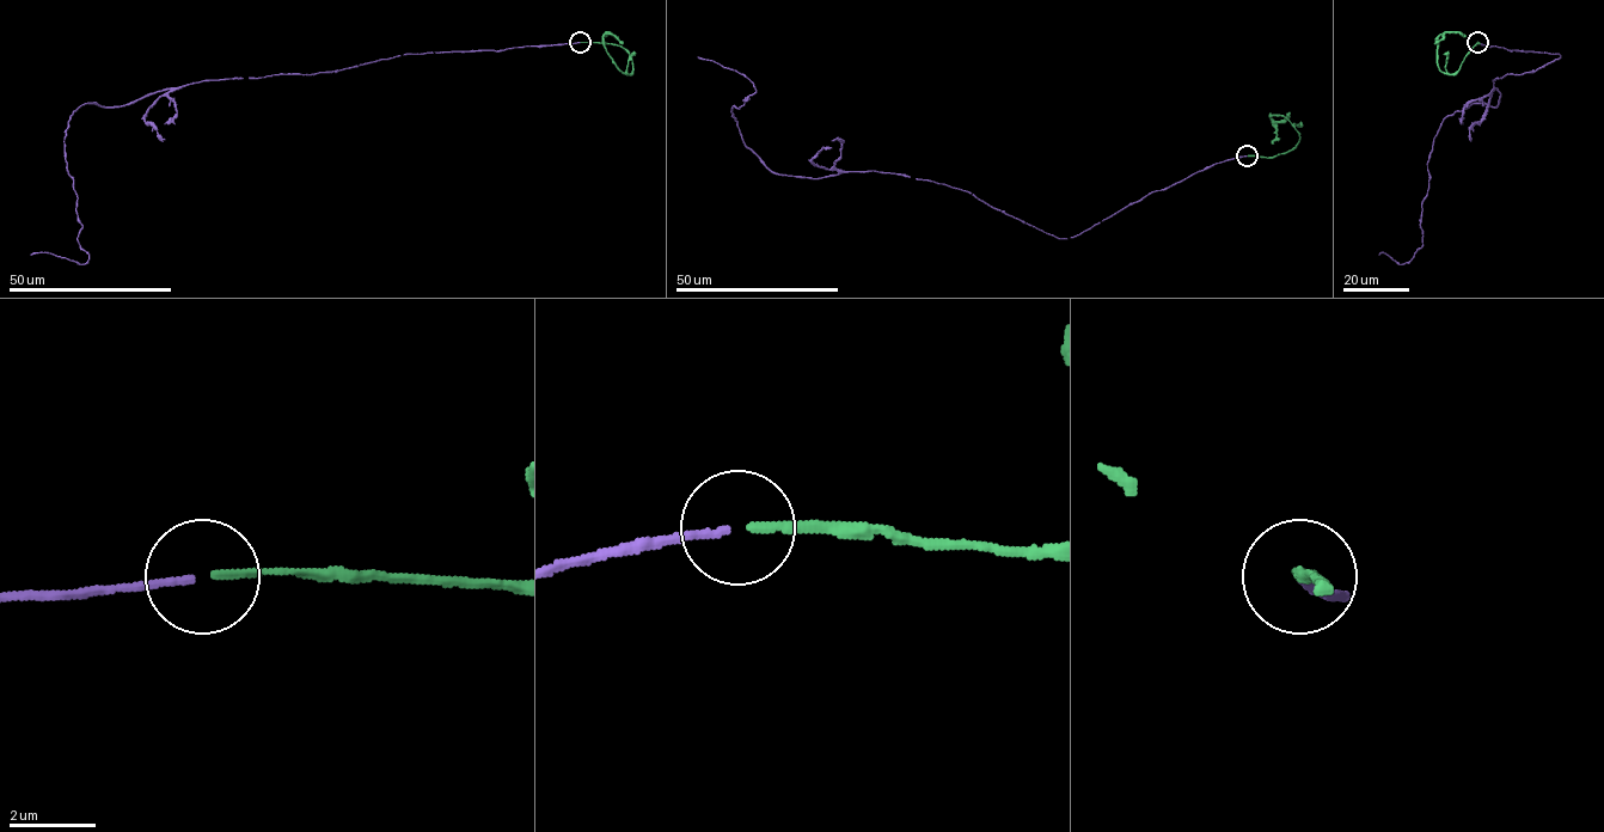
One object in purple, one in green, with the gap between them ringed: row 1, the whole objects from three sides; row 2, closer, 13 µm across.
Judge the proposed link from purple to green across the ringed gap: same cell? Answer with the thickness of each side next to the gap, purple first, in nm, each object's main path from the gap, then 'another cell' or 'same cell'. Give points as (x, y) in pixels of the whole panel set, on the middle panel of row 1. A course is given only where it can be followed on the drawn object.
170 nm thick on the purple side, 170 nm on the other; purple runs (1246, 156), (1057, 238), (930, 181), (771, 171), (732, 112), (755, 89), (697, 56); green runs (1248, 156), (1274, 158), (1298, 142), (1297, 130), (1285, 116), (1271, 116), (1277, 134), (1272, 144); same cell

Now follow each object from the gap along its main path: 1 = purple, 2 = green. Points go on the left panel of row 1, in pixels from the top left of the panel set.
1: (579, 42), (411, 54), (311, 74), (201, 81), (124, 104), (83, 104), (65, 150), (89, 260), (30, 255)
2: (581, 42), (622, 47), (631, 57), (630, 73), (618, 67), (605, 48), (604, 37), (610, 32), (605, 36)

